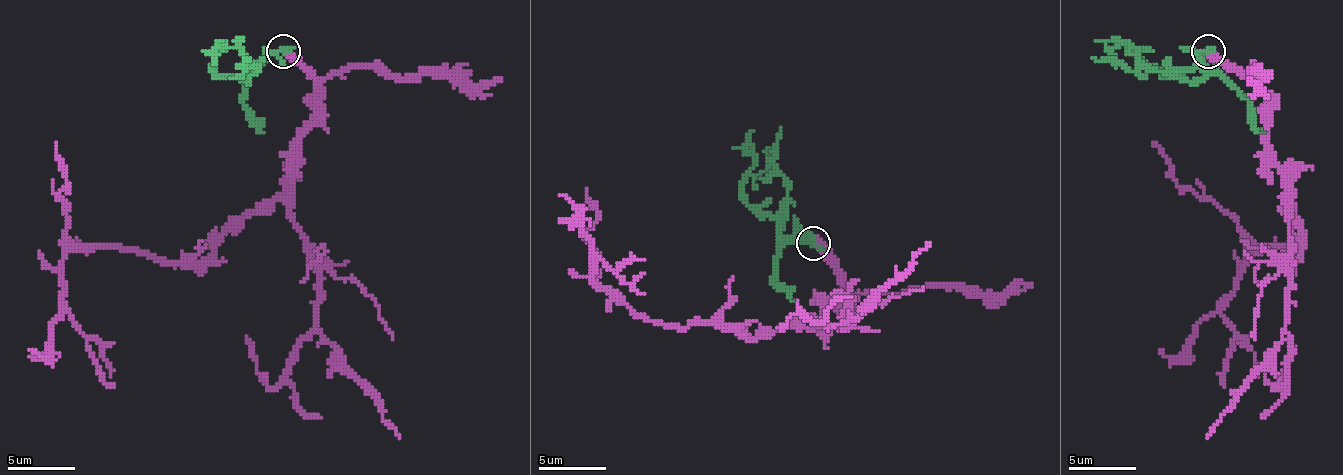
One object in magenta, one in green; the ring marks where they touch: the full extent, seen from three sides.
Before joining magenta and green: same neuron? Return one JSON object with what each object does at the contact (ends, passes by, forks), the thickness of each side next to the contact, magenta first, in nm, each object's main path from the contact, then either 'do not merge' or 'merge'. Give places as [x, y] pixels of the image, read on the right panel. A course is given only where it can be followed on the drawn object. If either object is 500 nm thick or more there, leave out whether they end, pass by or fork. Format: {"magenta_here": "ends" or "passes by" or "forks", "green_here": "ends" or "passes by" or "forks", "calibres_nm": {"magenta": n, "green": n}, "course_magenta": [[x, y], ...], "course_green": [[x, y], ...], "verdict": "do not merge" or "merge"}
{"magenta_here": "ends", "green_here": "ends", "calibres_nm": {"magenta": 420, "green": 360}, "course_magenta": [[1207, 54], [1265, 91], [1302, 231], [1289, 265], [1285, 248], [1251, 254], [1221, 316], [1234, 333], [1224, 387]], "course_green": [[1207, 51], [1200, 78], [1187, 81], [1173, 78], [1160, 68], [1149, 68], [1126, 44], [1112, 51], [1112, 64]], "verdict": "do not merge"}

